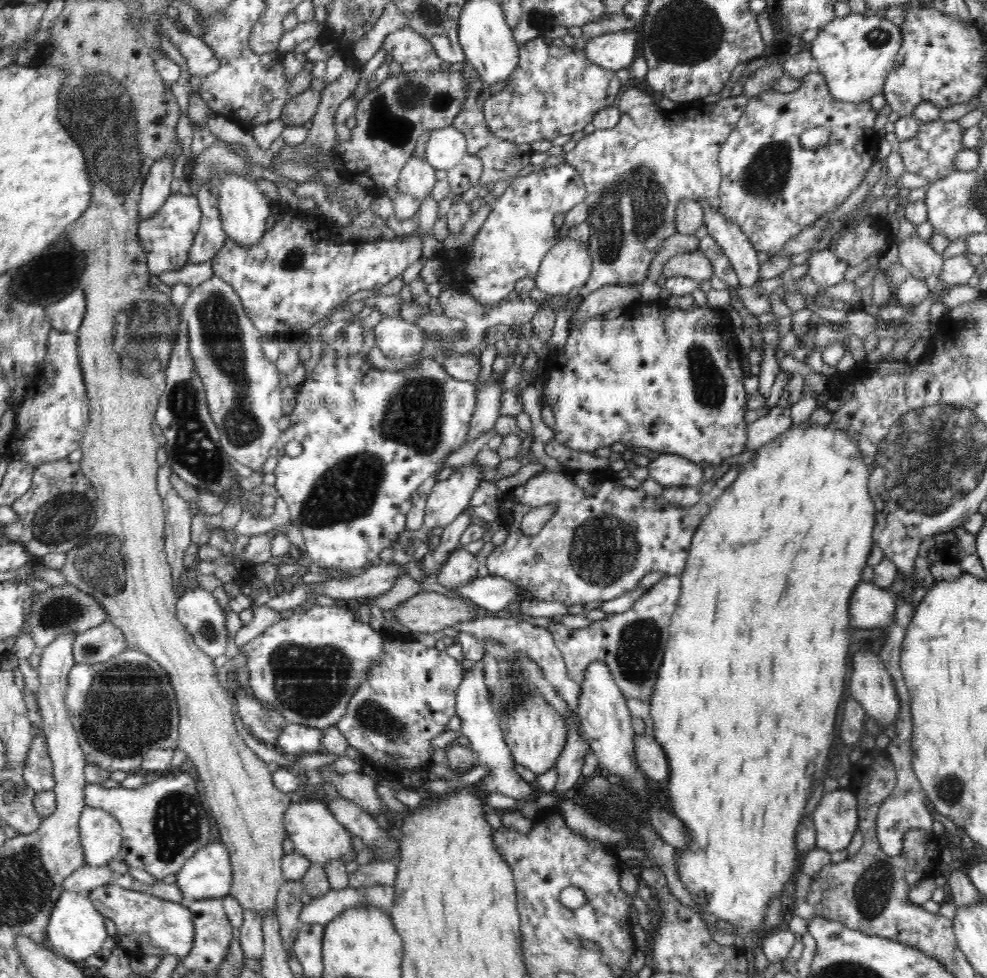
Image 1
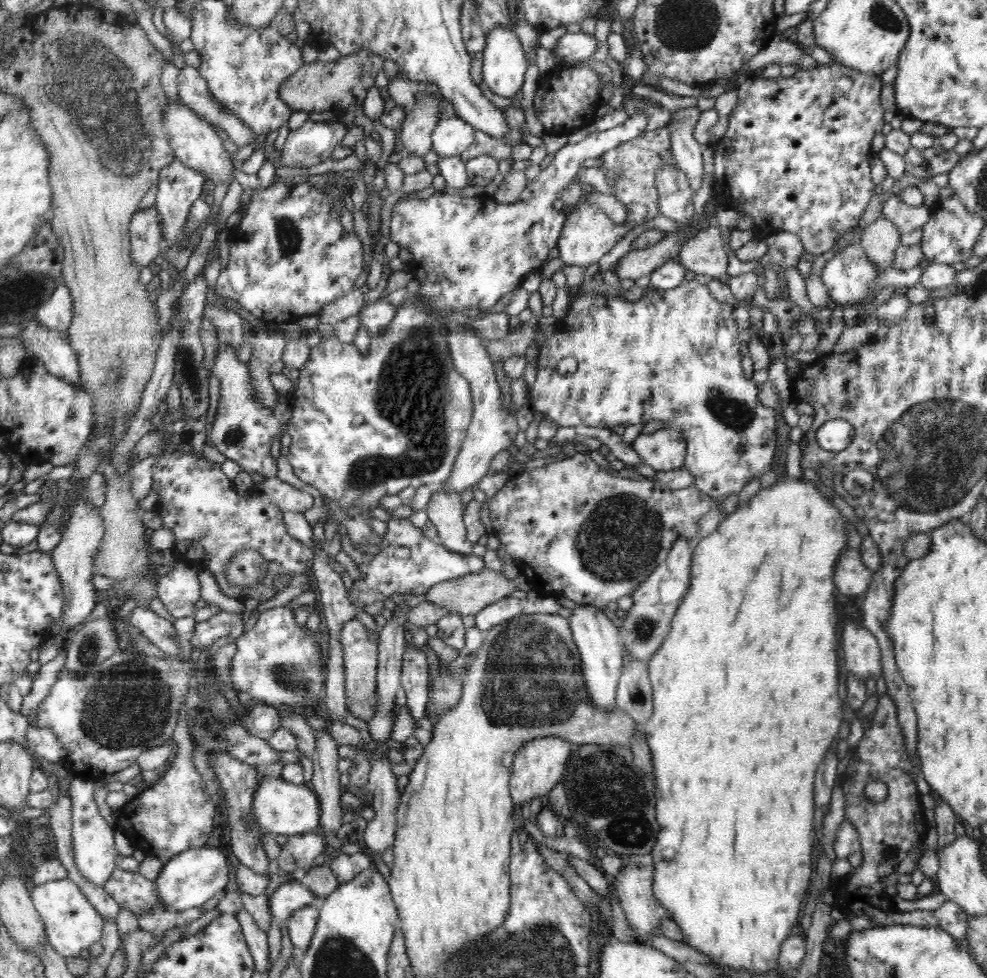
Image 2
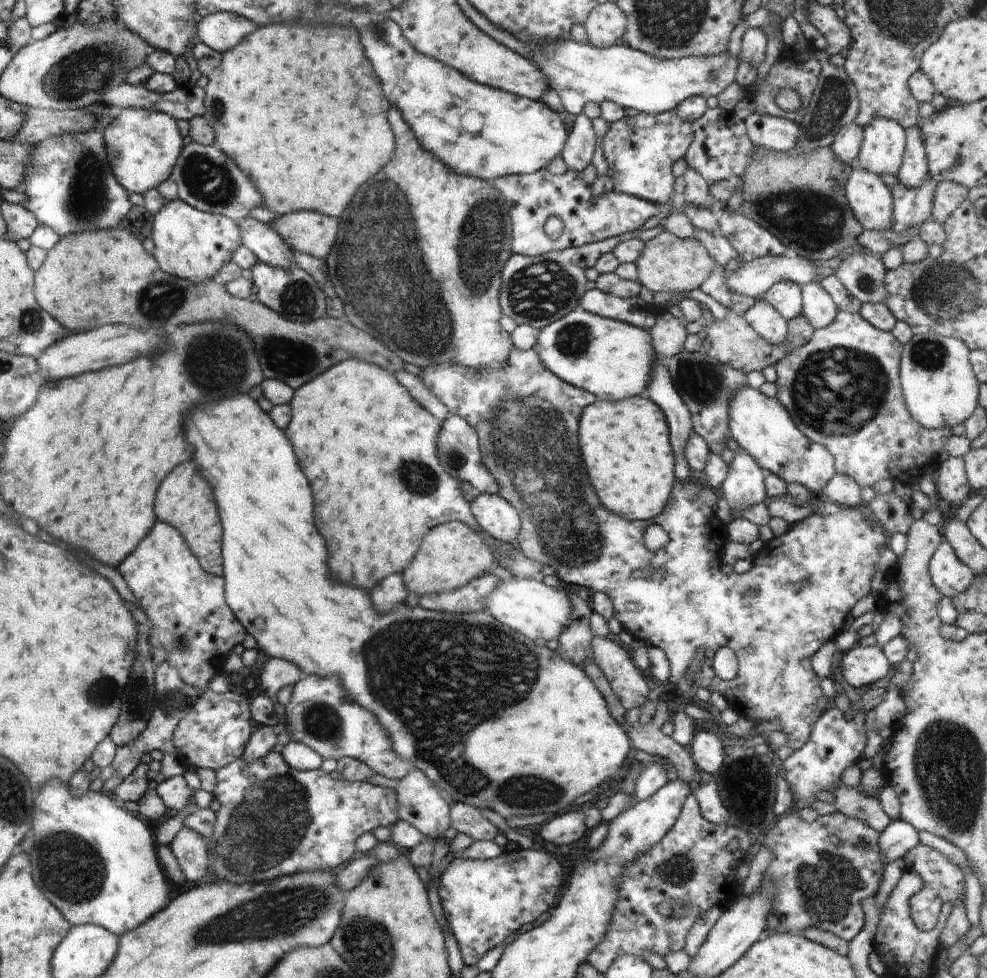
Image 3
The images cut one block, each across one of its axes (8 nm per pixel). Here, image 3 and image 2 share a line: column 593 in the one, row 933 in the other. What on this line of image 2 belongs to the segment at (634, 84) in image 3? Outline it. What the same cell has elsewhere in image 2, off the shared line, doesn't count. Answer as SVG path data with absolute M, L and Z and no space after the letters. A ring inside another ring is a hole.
M68 878L31 885L31 897L36 911L44 923L48 942L65 957L79 956L84 949L100 940L104 919L87 900L82 889Z

